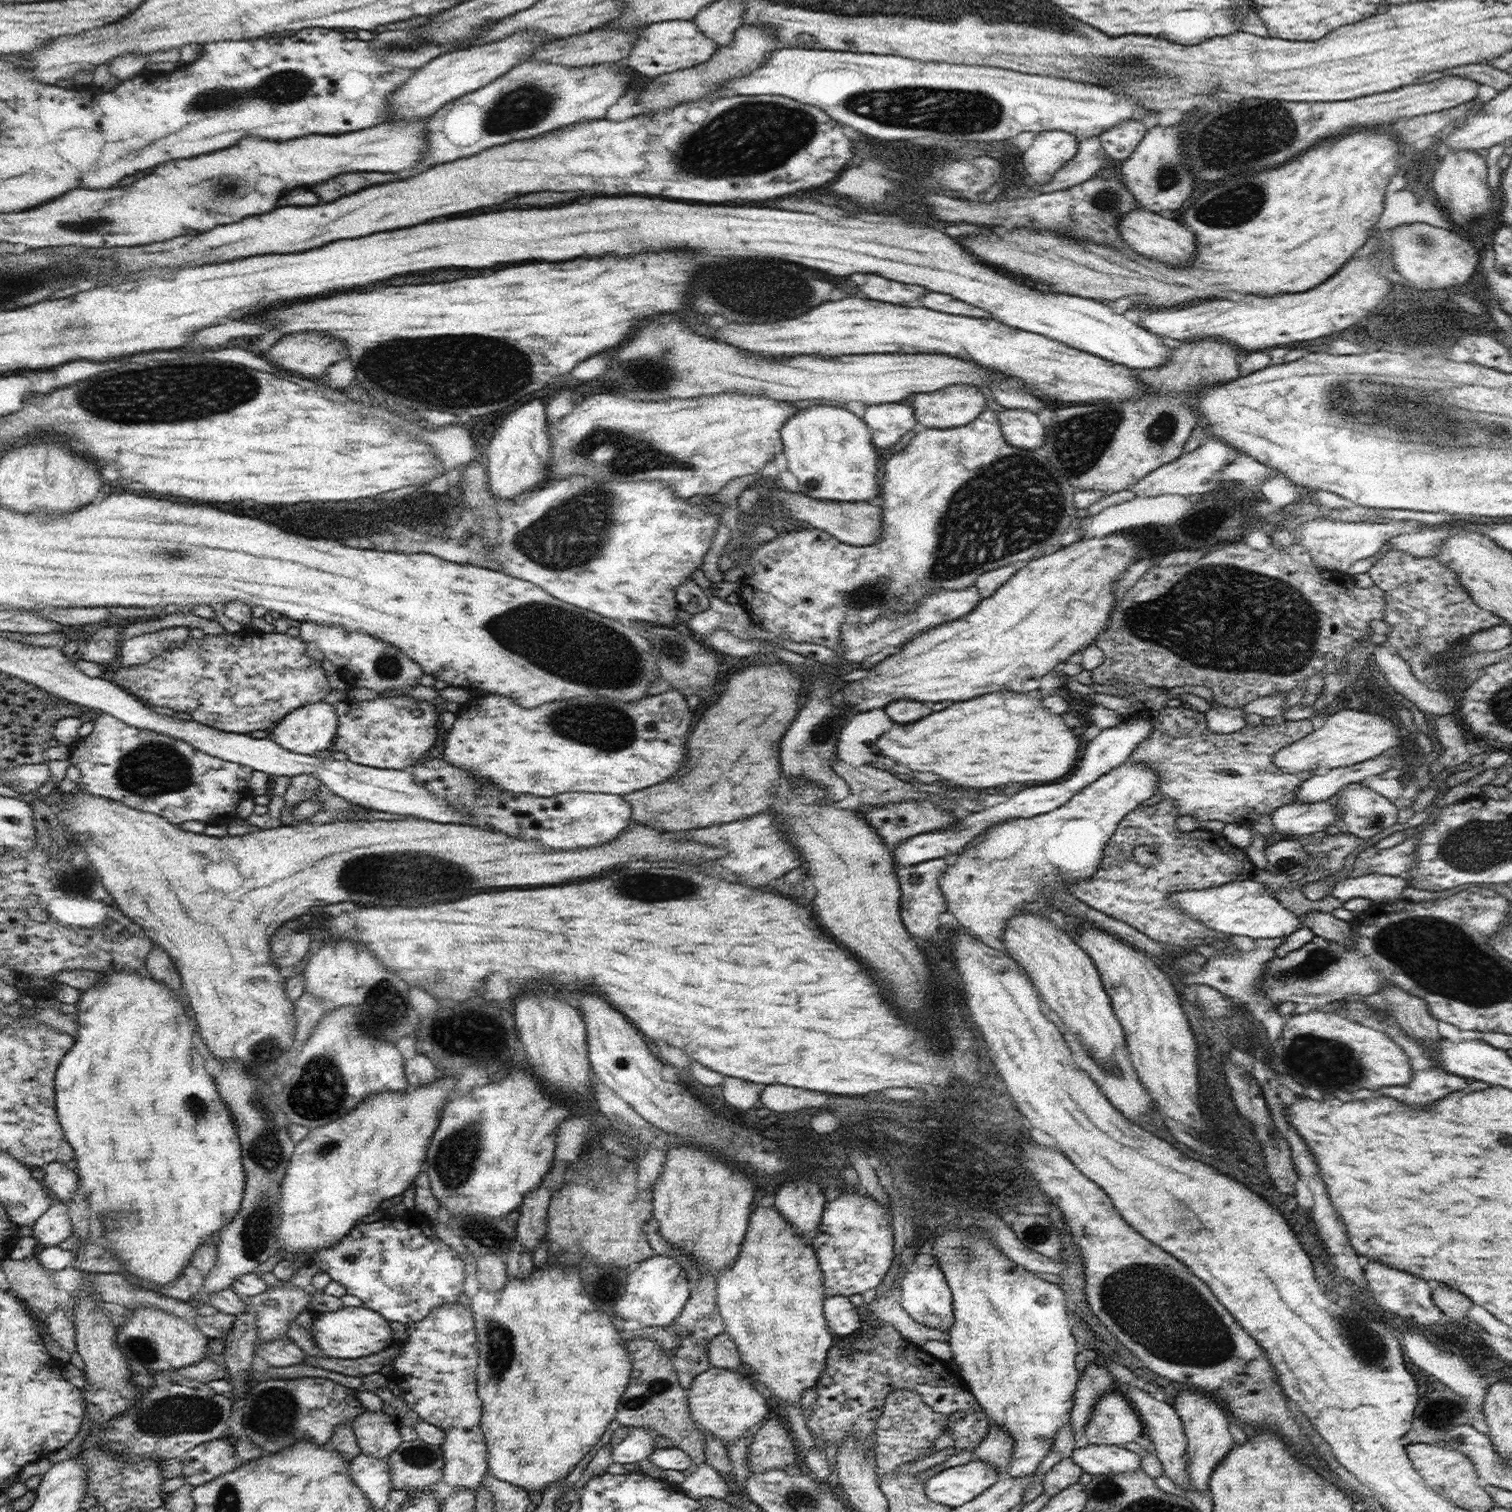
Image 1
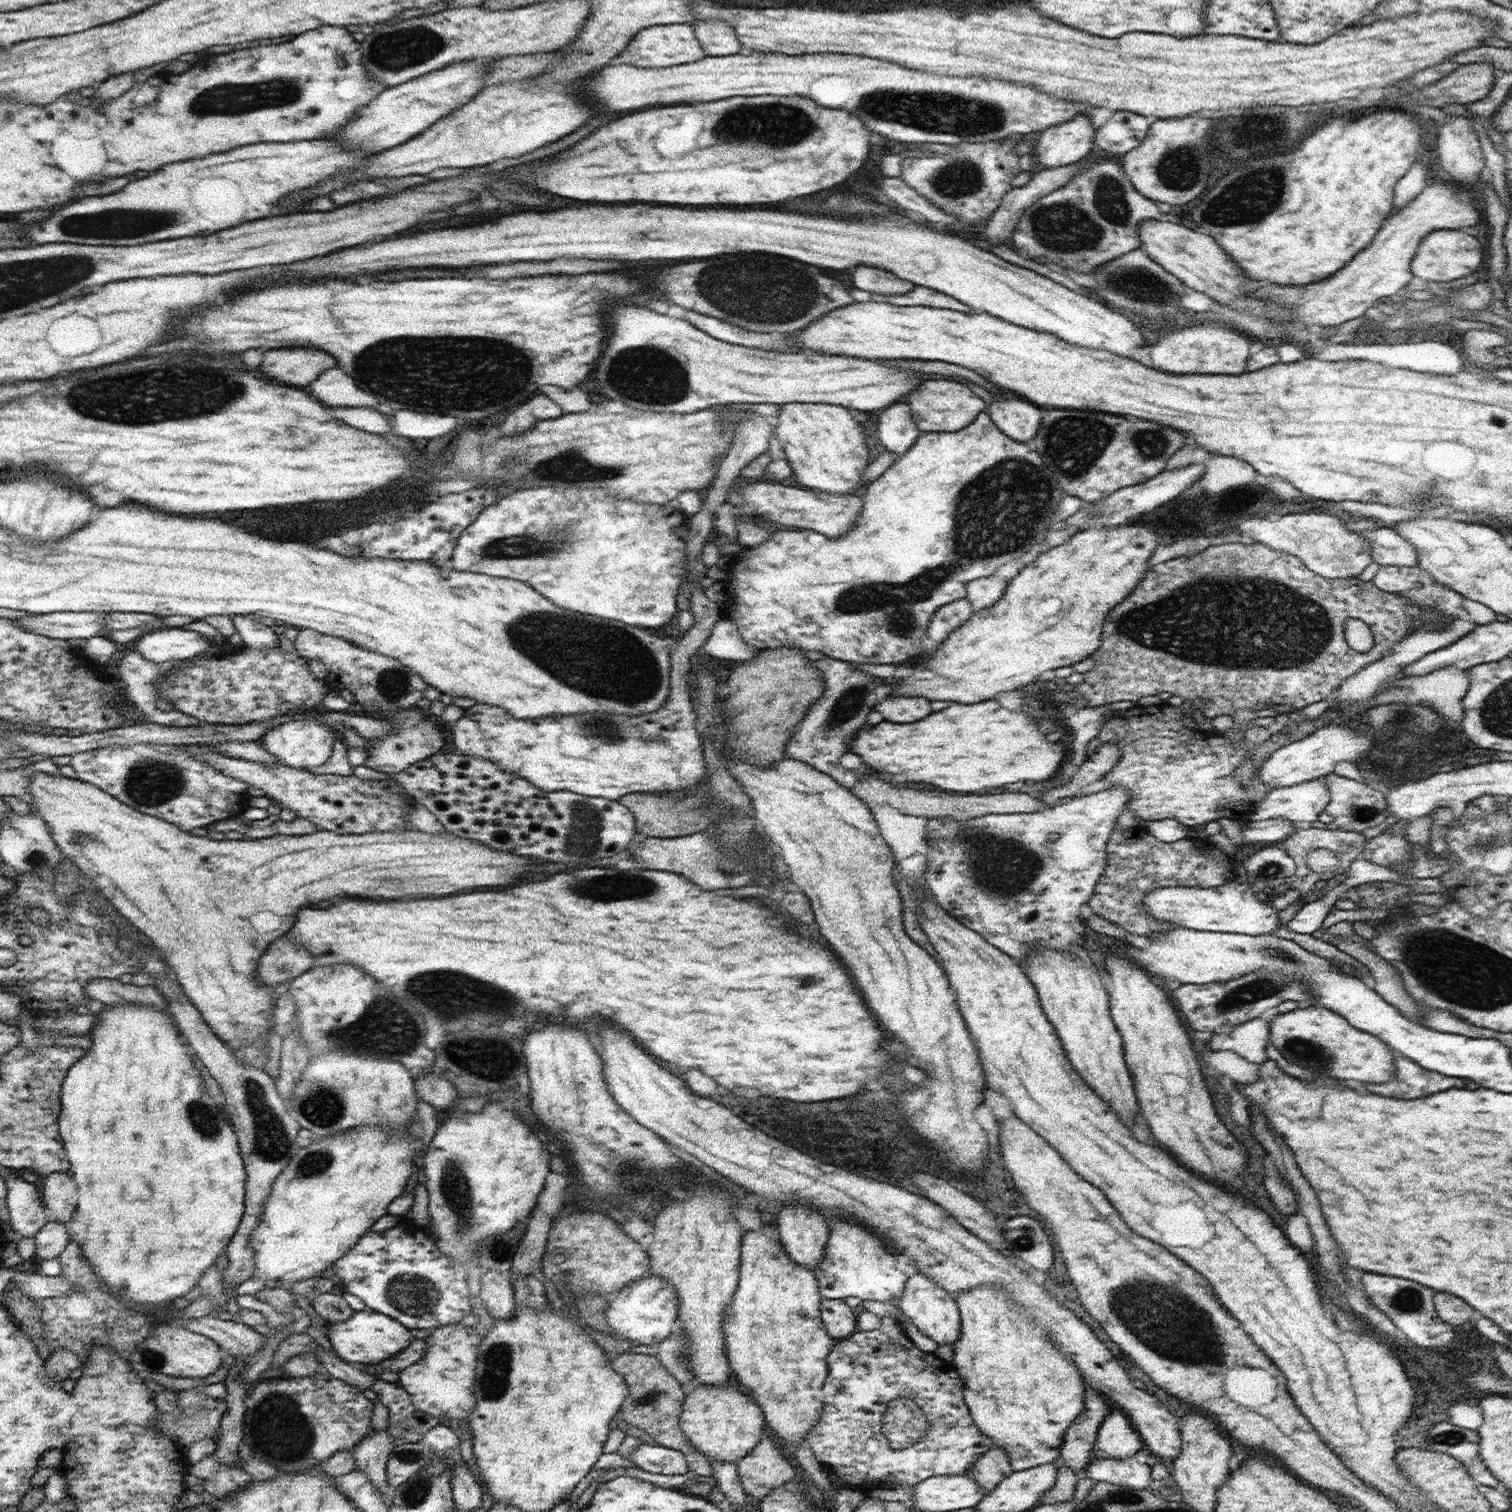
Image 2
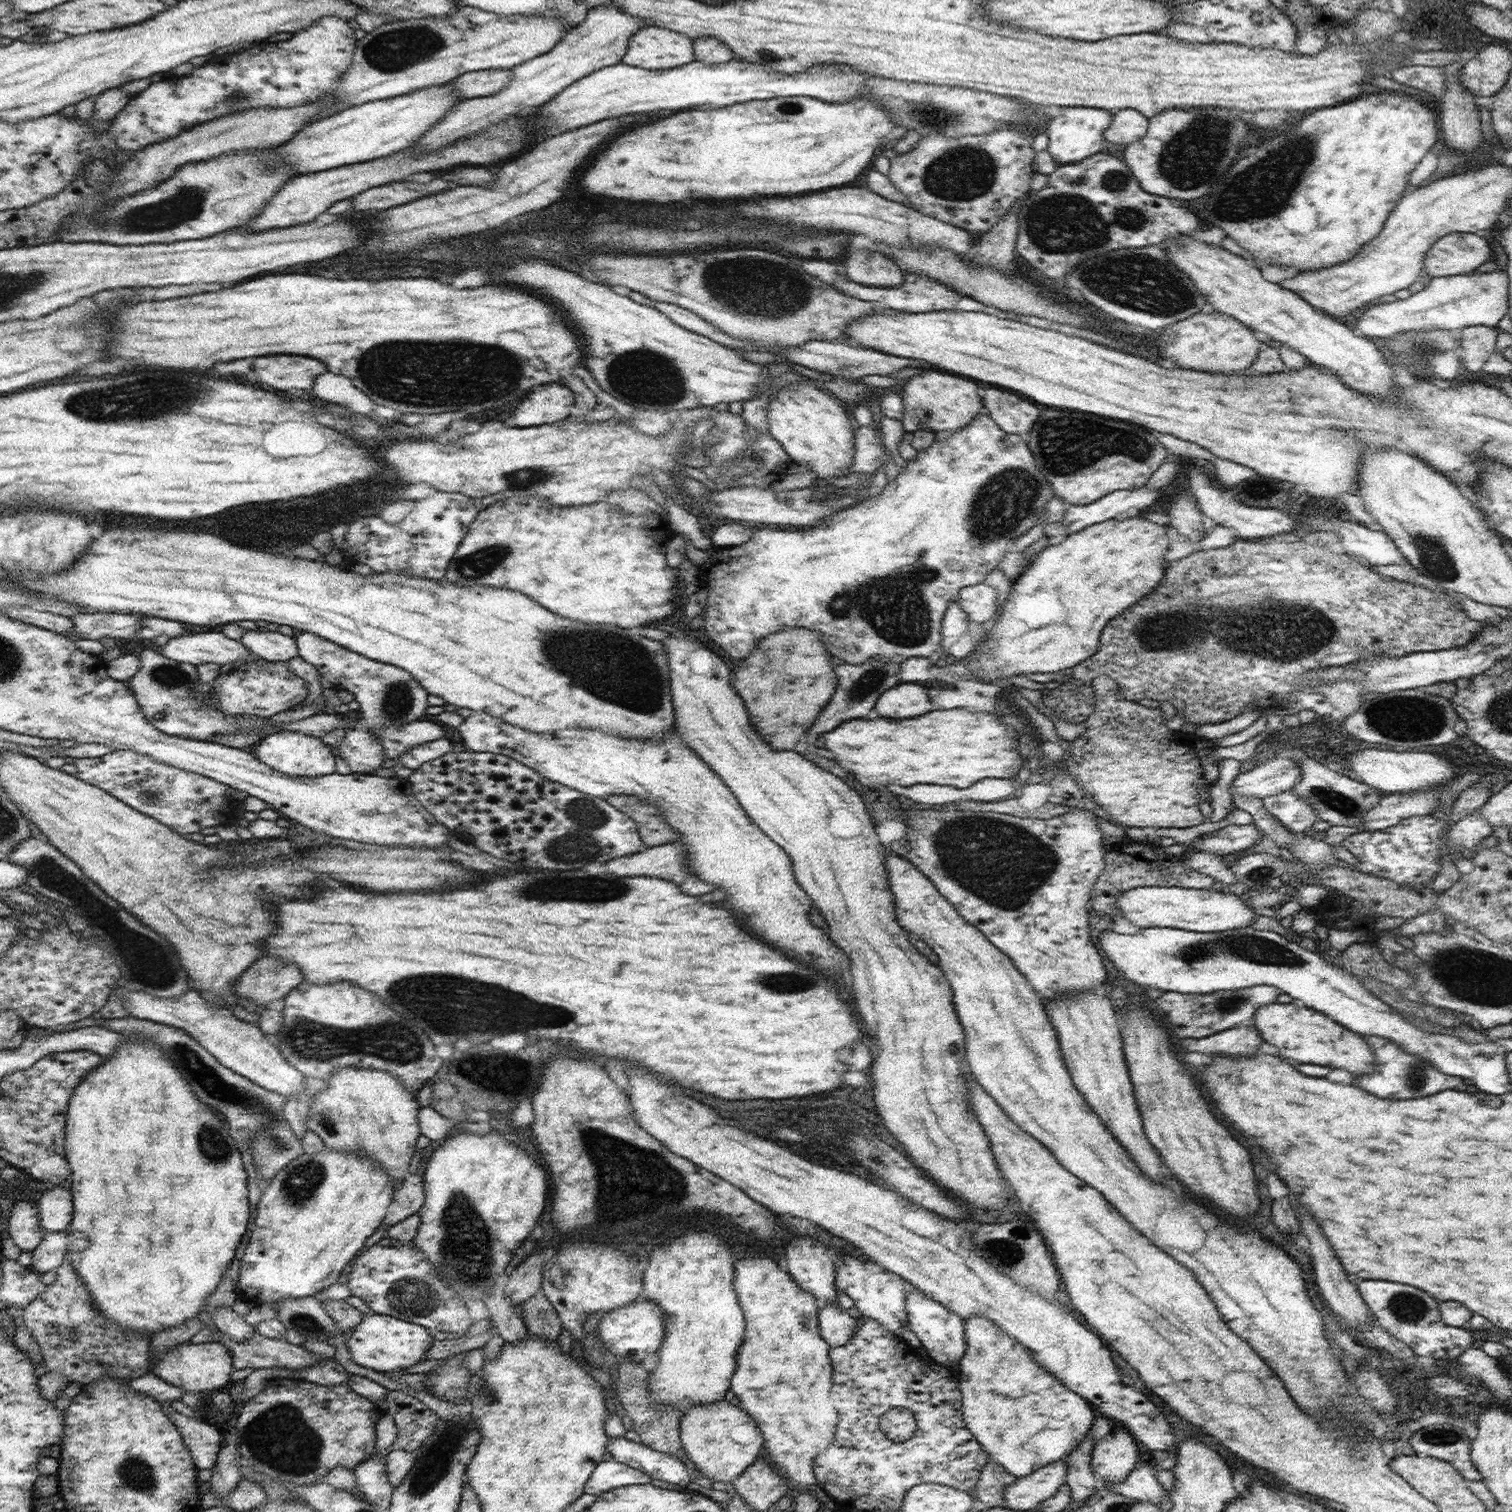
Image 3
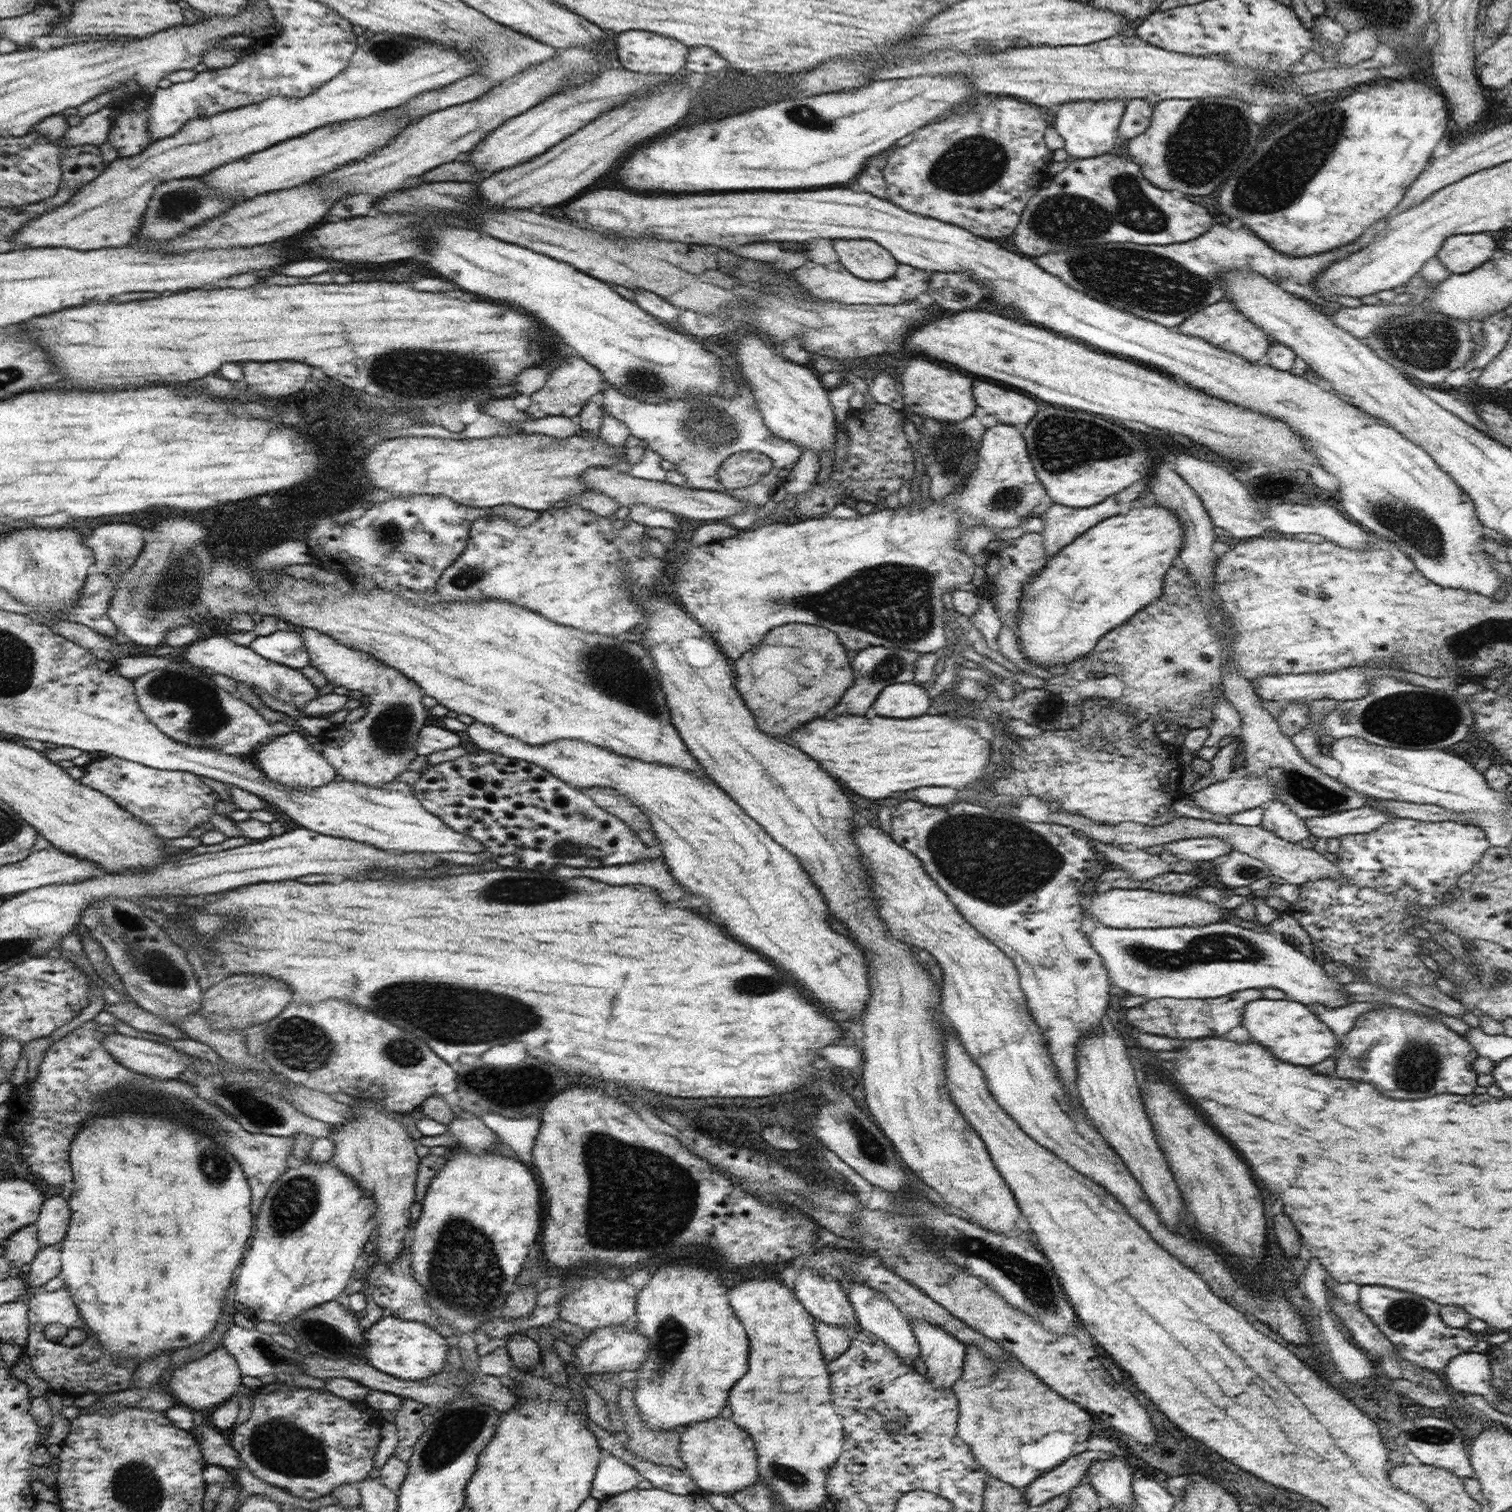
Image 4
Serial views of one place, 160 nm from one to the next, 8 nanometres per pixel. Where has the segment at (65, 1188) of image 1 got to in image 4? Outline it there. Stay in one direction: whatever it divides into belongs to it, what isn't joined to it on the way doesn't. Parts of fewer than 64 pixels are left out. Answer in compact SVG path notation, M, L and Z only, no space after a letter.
M57 1195L48 1198L42 1205L37 1226L37 1239L42 1246L61 1243L66 1236L71 1219L68 1201Z

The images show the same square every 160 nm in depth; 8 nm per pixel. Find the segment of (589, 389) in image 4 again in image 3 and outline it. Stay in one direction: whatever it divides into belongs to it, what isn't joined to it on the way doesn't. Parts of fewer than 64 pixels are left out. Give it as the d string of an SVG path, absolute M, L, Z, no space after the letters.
M548 383L533 388L516 409L511 426L527 427L562 422L575 404L574 391L562 383Z

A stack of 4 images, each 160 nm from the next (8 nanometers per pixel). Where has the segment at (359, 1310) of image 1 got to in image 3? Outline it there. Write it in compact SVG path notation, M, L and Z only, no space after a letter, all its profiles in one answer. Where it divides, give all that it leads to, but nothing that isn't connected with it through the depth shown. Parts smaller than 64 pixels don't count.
M371 1312L365 1315L364 1321L344 1335L351 1359L356 1364L383 1373L404 1370L404 1368L423 1362L434 1341L432 1333L433 1331L424 1326L404 1322L386 1314Z

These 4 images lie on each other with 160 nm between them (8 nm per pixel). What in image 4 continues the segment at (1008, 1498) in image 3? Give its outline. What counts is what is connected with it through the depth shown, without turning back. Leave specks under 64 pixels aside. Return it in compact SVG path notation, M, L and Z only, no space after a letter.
M1085 1450L1082 1454L1067 1458L1060 1466L1050 1470L1033 1480L1023 1490L1023 1497L1035 1509L1044 1501L1055 1496L1069 1493L1073 1487L1085 1478L1090 1465L1097 1460L1107 1460L1113 1457L1112 1452L1102 1450Z

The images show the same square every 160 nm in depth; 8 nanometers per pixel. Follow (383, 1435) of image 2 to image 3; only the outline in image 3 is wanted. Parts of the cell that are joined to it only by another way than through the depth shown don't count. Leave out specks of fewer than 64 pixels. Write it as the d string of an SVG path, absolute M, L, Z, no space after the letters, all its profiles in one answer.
M375 1452L368 1460L357 1464L353 1469L357 1486L372 1504L391 1508L391 1496L395 1489L388 1480L384 1457Z

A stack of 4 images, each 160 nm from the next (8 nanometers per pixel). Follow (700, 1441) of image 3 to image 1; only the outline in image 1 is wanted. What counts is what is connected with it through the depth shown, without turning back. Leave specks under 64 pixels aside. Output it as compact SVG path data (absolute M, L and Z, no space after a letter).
M711 1366L698 1374L687 1392L692 1420L696 1428L711 1432L728 1448L733 1442L744 1438L752 1427L756 1427L768 1414L768 1404L752 1385L751 1379L730 1368Z

